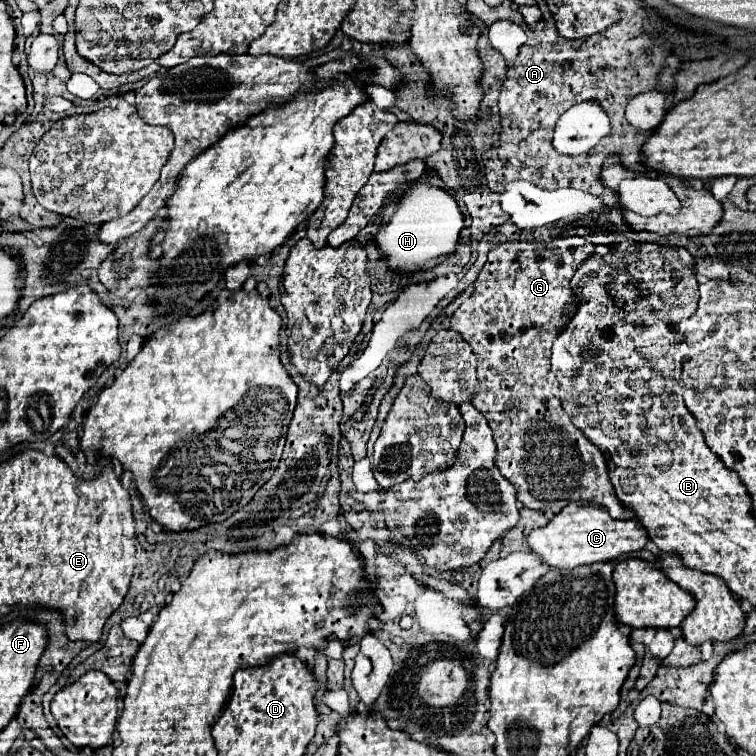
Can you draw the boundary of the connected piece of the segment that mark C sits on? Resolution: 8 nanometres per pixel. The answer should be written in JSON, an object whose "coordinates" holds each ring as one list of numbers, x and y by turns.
{"coordinates":[[569,504,547,526,537,528,527,538,531,550,551,568,573,570,577,566,609,562,621,554,643,550,649,542,647,530,637,520,615,520,607,508,593,504]]}

